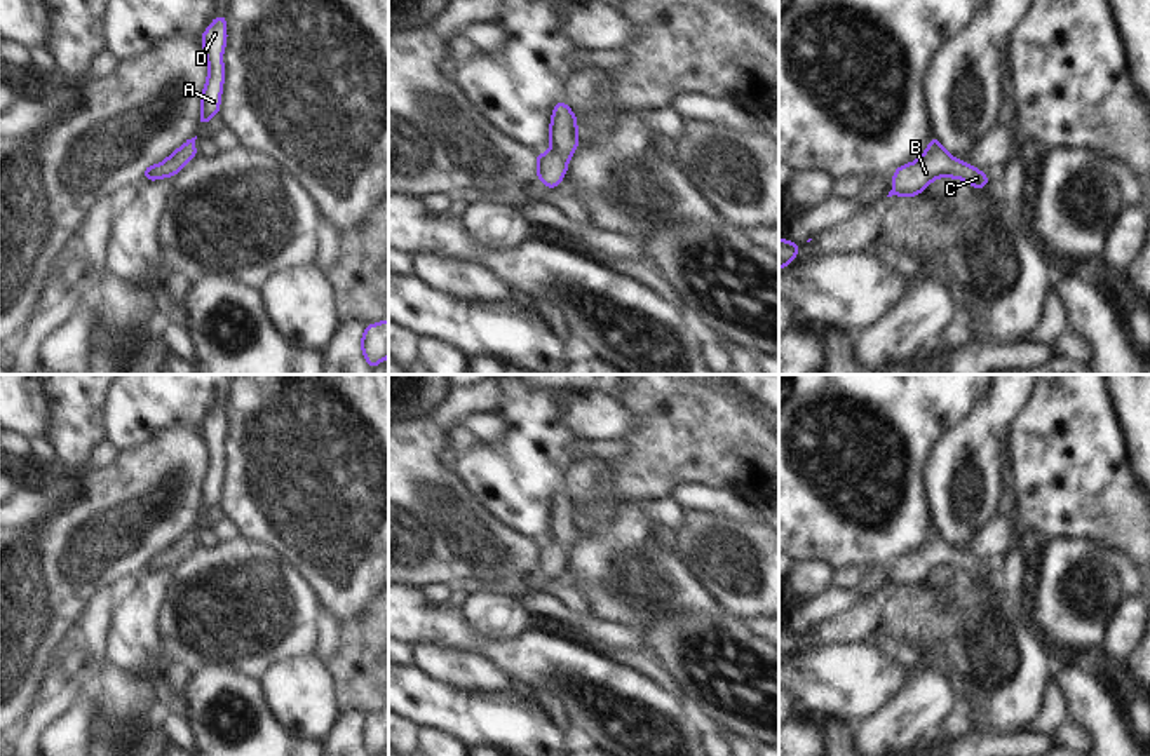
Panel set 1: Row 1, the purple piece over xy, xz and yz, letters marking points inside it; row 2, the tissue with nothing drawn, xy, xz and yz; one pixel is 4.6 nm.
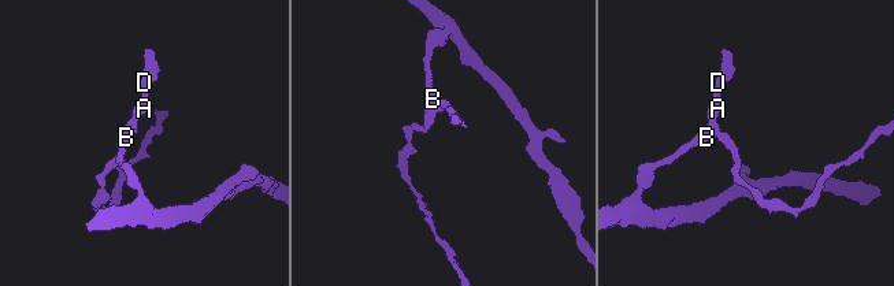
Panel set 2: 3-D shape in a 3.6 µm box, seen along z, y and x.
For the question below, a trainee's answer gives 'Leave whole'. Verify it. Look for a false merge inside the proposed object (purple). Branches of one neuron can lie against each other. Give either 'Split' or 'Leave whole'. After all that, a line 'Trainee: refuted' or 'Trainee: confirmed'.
Leave whole.
Trainee: confirmed

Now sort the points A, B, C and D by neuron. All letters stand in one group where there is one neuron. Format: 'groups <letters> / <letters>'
groups A B C D

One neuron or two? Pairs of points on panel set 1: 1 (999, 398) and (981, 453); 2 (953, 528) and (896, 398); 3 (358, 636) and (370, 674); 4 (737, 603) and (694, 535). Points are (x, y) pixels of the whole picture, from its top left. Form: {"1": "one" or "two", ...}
{"1": "one", "2": "two", "3": "one", "4": "one"}

